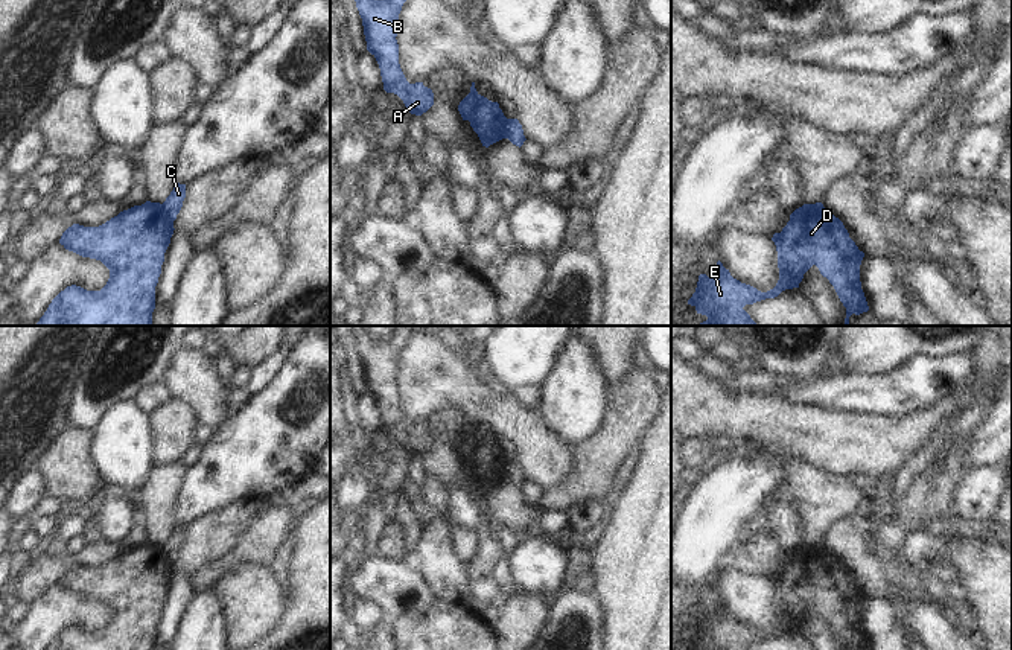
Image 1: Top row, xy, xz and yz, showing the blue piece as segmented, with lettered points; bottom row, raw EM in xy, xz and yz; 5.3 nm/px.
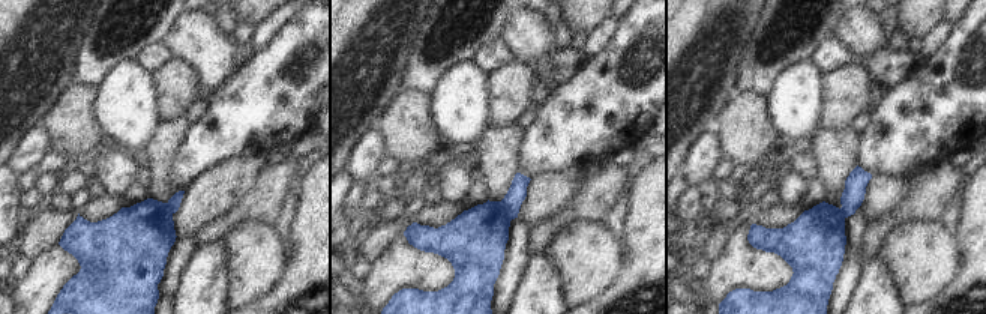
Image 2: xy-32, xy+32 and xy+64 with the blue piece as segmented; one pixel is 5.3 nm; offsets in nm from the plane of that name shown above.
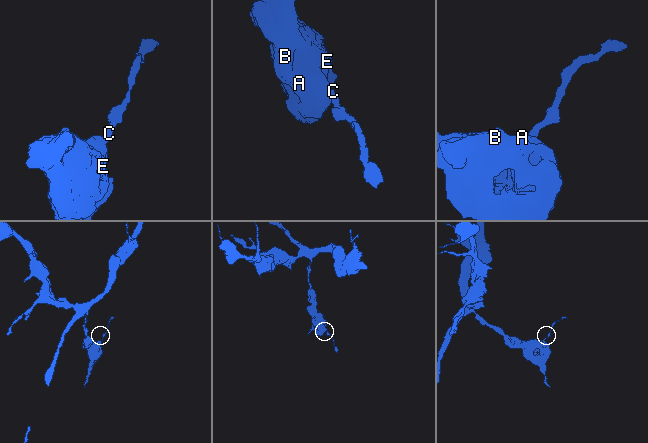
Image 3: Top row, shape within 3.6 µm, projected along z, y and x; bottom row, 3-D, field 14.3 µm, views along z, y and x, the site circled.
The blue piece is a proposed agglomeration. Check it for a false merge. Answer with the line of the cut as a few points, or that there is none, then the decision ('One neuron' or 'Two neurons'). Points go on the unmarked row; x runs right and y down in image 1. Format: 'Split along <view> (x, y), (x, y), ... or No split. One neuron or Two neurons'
Split along xz (509, 460), (504, 468), (504, 478). Two neurons.

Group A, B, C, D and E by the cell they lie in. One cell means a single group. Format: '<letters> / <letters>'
A B D E / C

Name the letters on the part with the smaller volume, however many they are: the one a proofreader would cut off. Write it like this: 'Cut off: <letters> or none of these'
Cut off: C

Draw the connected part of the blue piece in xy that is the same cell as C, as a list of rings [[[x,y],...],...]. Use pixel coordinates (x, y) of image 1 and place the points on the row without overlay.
[[[177,524],[170,536],[163,543],[163,550],[167,554],[170,562],[177,560],[186,539],[186,525]]]

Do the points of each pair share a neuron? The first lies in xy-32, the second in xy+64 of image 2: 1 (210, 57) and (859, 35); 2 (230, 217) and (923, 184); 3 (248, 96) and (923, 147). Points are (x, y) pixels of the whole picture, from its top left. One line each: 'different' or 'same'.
1: same
2: same
3: same

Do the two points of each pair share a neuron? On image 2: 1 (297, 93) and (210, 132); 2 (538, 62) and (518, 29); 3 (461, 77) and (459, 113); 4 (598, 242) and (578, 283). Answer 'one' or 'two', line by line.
1: one
2: one
3: one
4: one

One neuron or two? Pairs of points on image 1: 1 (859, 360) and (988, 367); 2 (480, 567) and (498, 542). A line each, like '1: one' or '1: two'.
1: two
2: one

